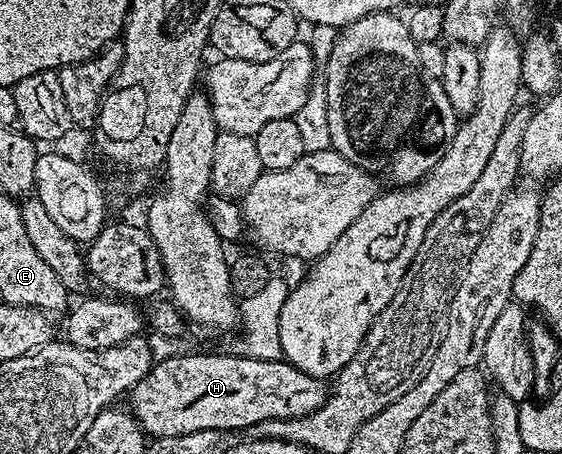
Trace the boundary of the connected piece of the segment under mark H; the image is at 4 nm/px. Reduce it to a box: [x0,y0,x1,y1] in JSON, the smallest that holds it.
[131,352,331,438]

